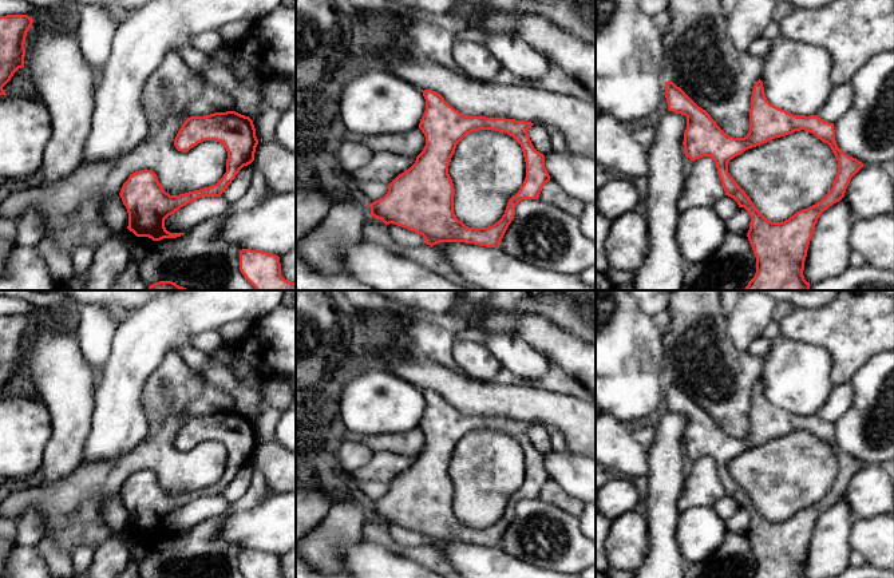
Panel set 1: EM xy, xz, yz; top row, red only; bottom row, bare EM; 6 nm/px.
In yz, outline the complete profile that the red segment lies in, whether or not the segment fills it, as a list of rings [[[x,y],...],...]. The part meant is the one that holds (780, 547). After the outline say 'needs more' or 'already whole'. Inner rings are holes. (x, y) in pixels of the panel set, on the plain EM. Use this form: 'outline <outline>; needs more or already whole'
outline [[[760,379],[752,389],[749,431],[744,438],[725,434],[711,415],[673,381],[665,381],[665,397],[668,411],[687,416],[683,442],[685,456],[693,462],[711,456],[716,463],[725,495],[733,498],[739,507],[744,507],[751,515],[747,537],[756,557],[753,578],[804,578],[804,561],[818,518],[844,496],[851,478],[863,467],[862,462],[838,447],[834,423],[818,415],[794,415],[771,404]],[[800,429],[814,434],[831,447],[838,460],[836,476],[831,490],[819,502],[796,511],[784,522],[772,522],[755,507],[751,498],[729,475],[728,463],[748,448]]]; already whole

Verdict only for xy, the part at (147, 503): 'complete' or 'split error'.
complete

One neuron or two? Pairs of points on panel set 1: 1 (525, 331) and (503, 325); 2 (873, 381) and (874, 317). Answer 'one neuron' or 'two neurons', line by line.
1: one neuron
2: two neurons

